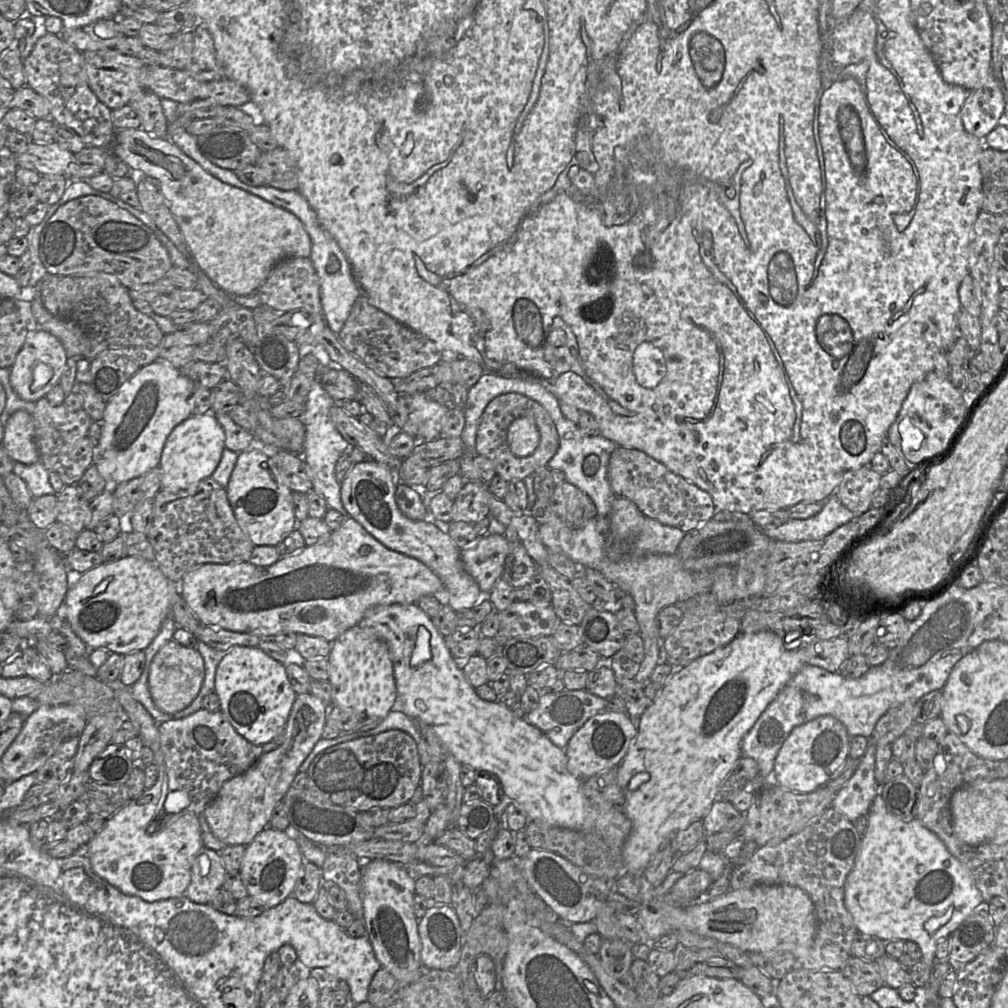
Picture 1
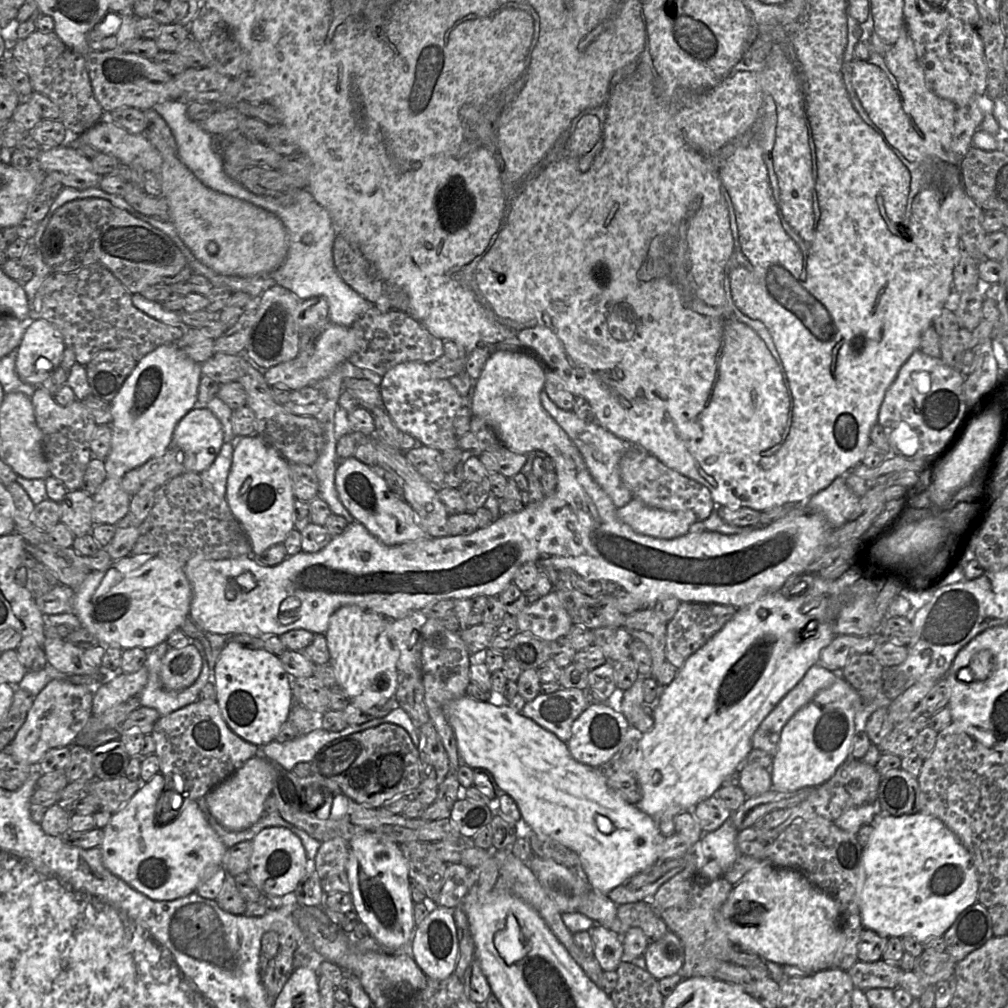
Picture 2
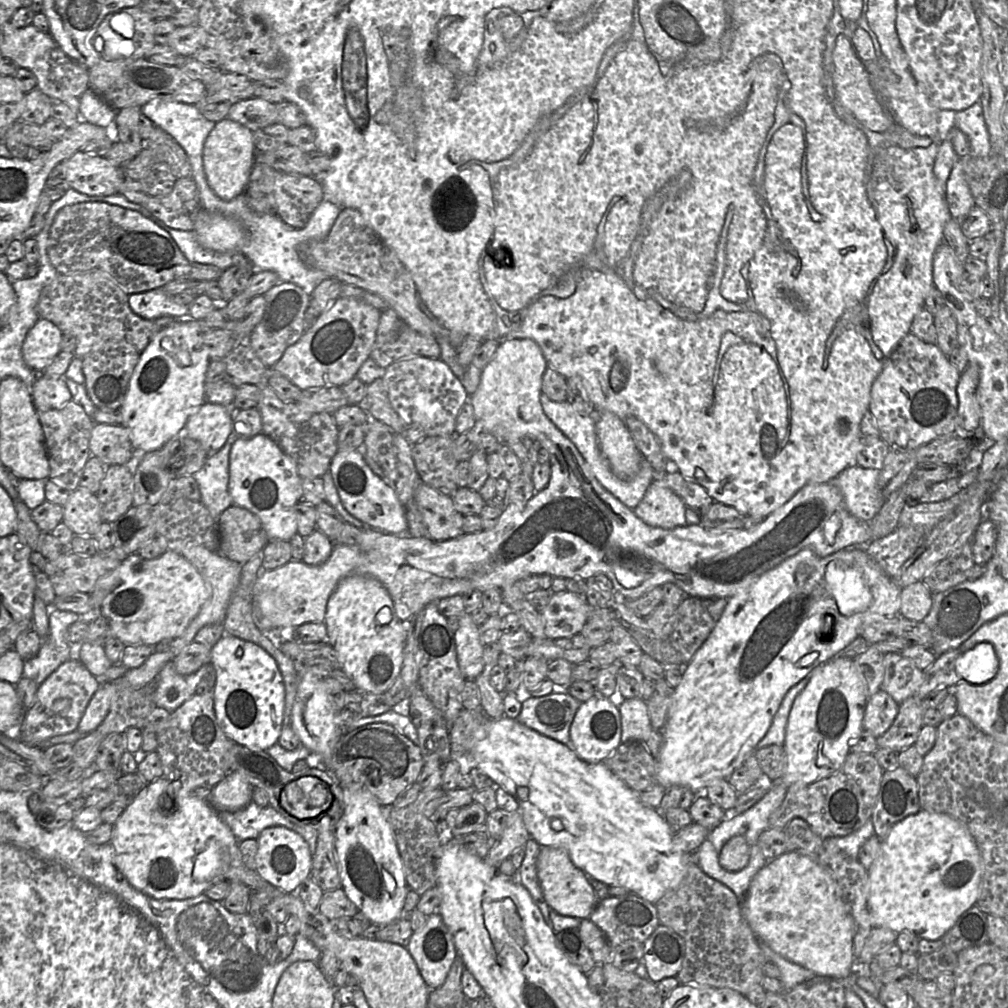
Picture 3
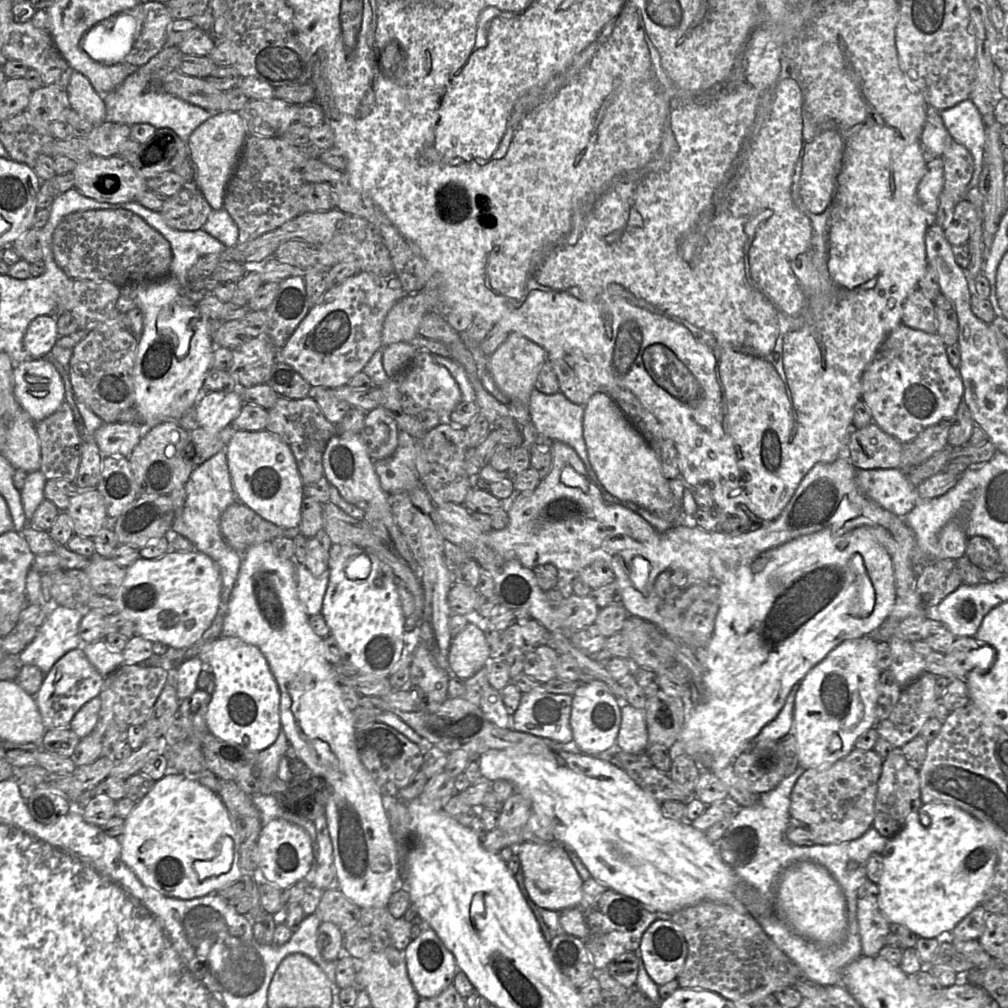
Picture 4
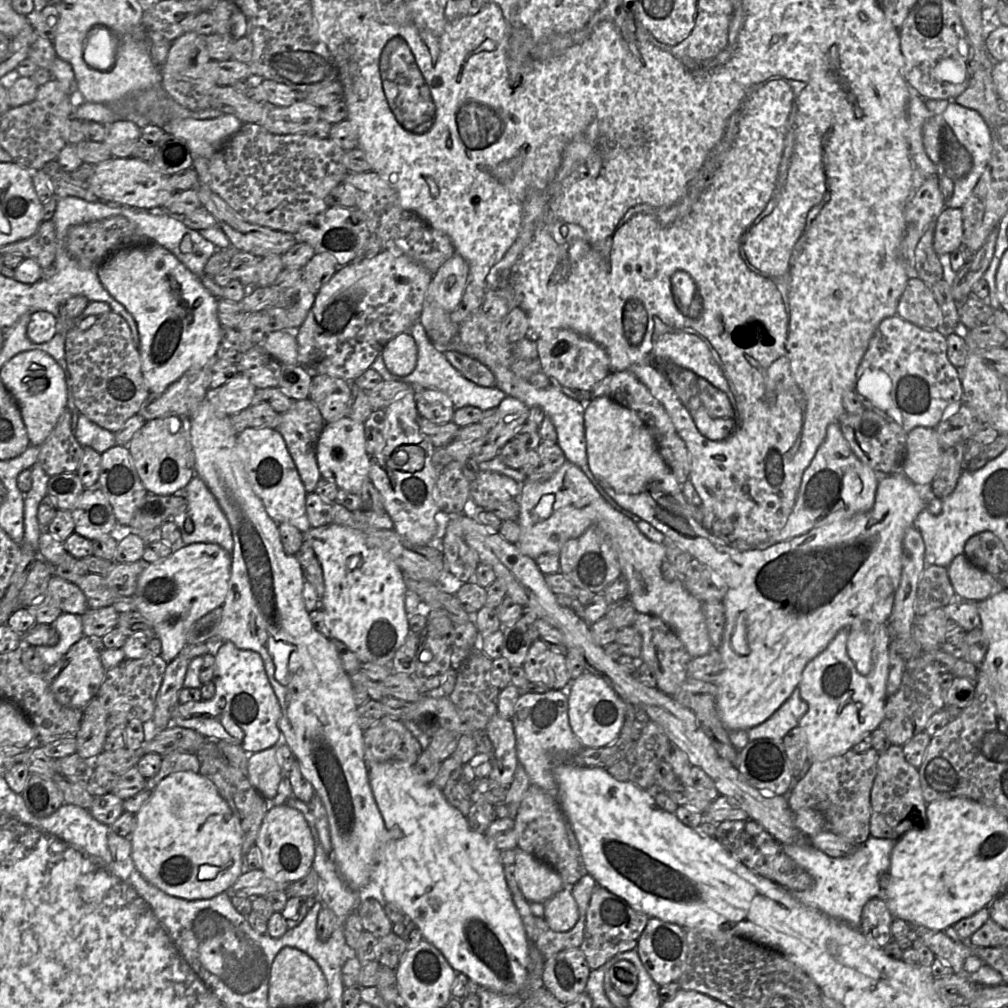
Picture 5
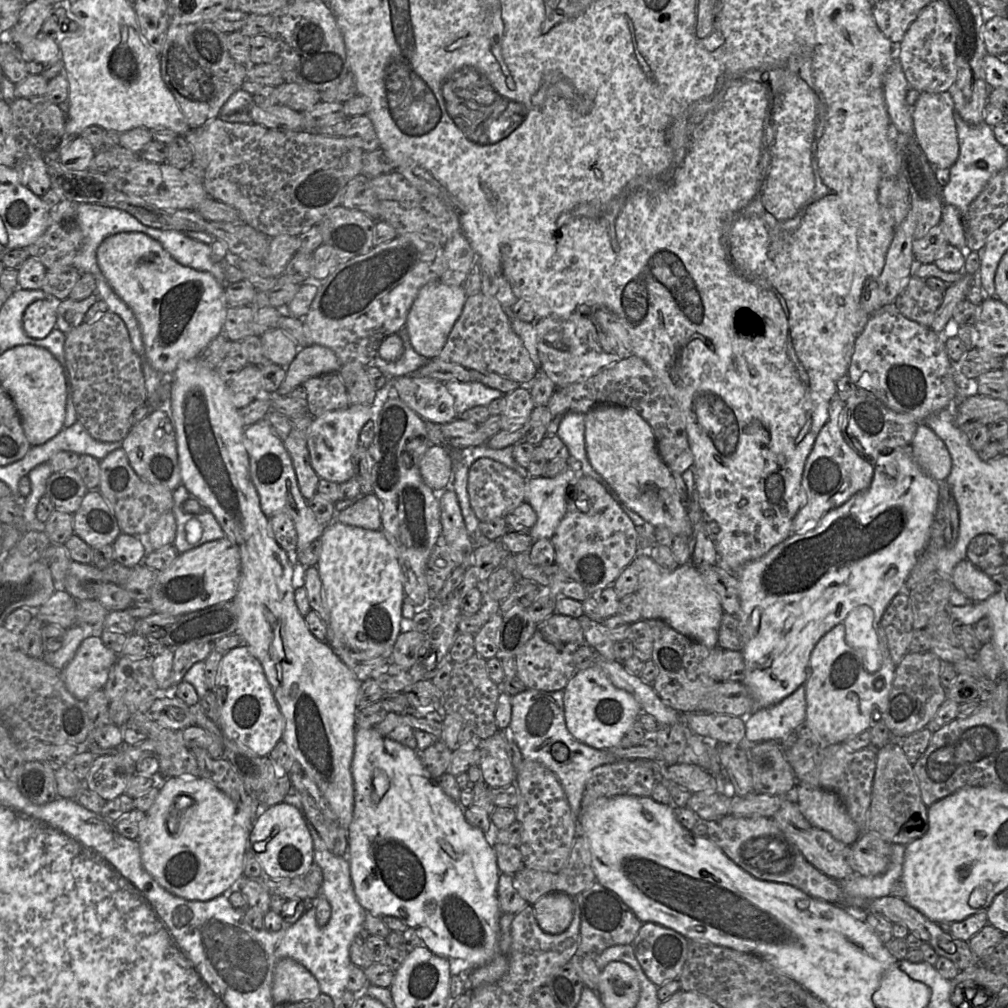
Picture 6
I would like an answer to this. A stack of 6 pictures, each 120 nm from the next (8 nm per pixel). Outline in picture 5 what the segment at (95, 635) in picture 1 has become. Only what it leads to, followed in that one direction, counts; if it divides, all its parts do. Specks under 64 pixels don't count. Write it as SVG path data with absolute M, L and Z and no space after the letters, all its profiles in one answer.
M194 543L172 552L165 559L150 563L139 576L134 595L136 610L147 619L162 644L161 658L170 663L186 646L186 636L195 621L217 607L222 607L229 588L232 557L213 543Z

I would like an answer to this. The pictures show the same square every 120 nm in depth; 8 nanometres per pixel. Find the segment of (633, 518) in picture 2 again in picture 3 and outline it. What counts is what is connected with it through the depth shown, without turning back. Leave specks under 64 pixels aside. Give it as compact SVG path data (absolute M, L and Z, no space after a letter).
M660 480L652 481L643 499L633 511L638 518L652 527L673 529L687 525L686 505Z

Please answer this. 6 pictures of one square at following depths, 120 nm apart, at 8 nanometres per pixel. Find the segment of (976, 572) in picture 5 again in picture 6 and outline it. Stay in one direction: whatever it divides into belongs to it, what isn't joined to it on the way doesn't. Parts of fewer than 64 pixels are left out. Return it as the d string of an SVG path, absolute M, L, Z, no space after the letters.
M967 558L955 566L951 583L954 589L971 602L985 602L996 593L991 577L974 566Z

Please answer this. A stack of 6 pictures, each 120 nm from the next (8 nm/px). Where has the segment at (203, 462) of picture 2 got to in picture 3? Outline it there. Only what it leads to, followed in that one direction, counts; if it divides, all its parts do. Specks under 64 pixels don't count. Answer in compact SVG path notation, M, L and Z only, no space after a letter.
M205 401L183 428L188 437L200 442L209 455L216 453L232 432L233 415L220 404Z

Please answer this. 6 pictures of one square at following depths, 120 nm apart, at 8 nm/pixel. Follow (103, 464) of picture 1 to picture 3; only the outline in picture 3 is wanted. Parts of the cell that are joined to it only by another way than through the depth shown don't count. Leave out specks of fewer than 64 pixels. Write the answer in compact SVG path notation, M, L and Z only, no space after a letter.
M175 318L140 353L122 406L122 423L134 450L151 452L182 435L187 419L205 402L205 376L210 363L199 321Z

